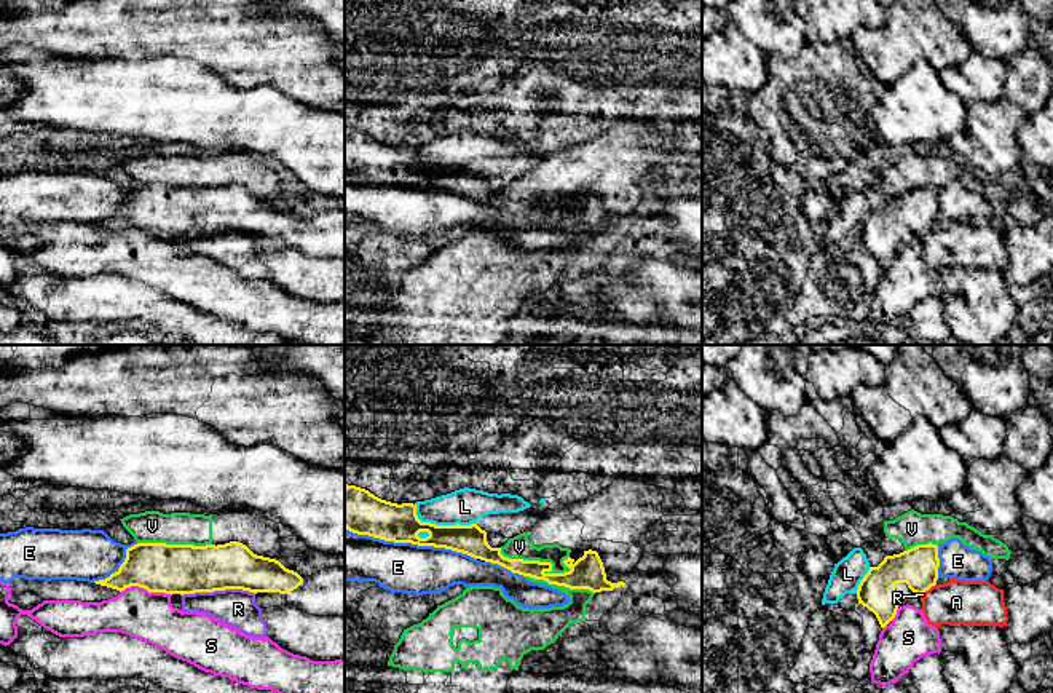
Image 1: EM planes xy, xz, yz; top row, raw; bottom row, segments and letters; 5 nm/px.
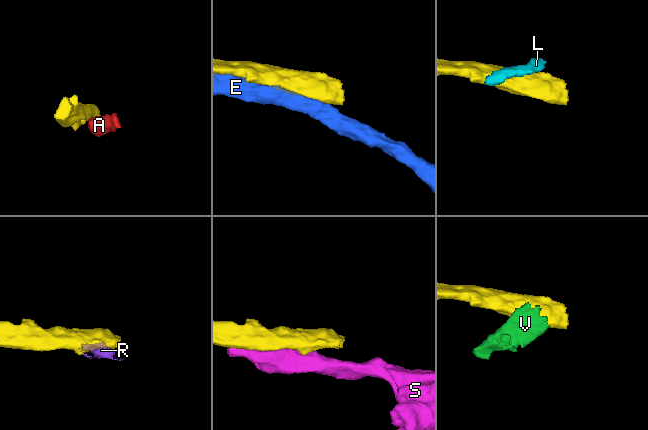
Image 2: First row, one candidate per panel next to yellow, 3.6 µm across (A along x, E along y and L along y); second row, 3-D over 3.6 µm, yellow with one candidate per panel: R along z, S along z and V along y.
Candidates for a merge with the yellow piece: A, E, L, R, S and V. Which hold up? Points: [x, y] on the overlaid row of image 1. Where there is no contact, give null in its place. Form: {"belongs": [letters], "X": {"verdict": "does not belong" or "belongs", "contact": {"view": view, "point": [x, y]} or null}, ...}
{"belongs": [], "A": {"verdict": "does not belong", "contact": {"view": "yz", "point": [929, 588]}}, "E": {"verdict": "does not belong", "contact": {"view": "xz", "point": [410, 542]}}, "L": {"verdict": "does not belong", "contact": {"view": "xz", "point": [441, 526]}}, "R": {"verdict": "does not belong", "contact": {"view": "xy", "point": [217, 590]}}, "S": {"verdict": "does not belong", "contact": {"view": "xy", "point": [145, 588]}}, "V": {"verdict": "does not belong", "contact": {"view": "xz", "point": [536, 561]}}}

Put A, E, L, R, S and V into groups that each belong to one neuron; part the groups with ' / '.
A R / E / L / S / V

